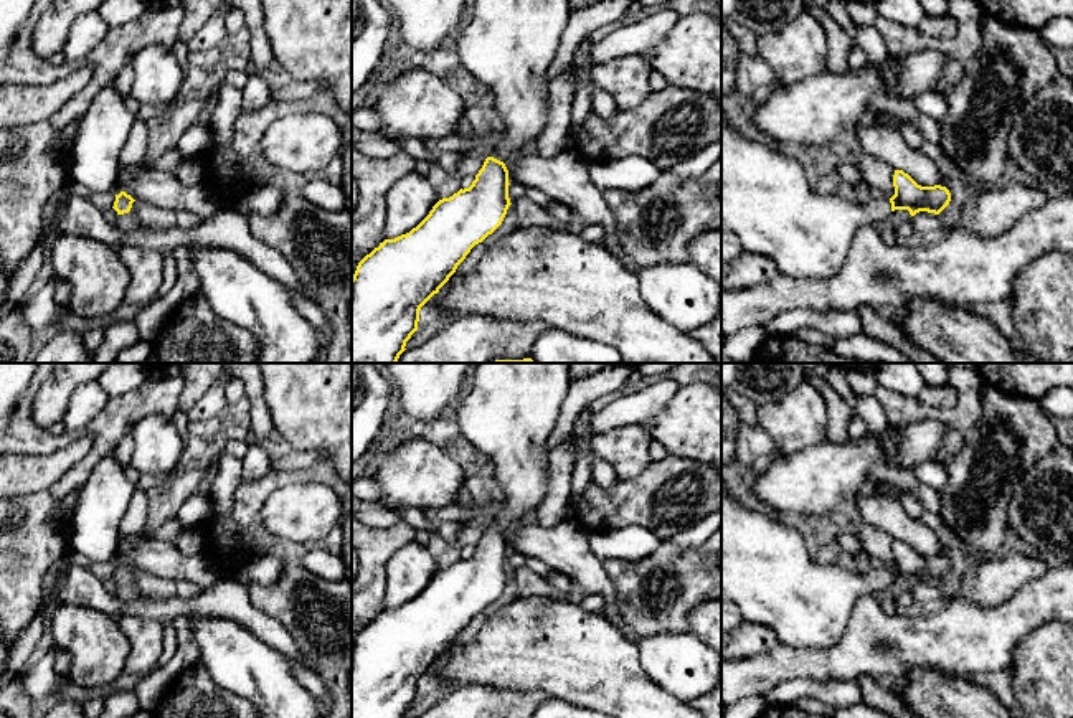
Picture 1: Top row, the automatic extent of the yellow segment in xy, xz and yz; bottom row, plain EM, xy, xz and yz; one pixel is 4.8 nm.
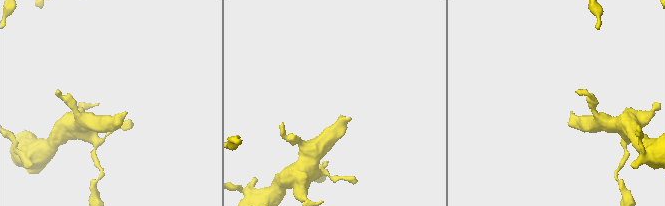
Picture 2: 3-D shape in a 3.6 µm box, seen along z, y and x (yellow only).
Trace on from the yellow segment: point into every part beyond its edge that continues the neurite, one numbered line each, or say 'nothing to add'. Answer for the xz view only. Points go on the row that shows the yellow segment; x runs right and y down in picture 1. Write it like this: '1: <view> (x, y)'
1: xz (507, 45)

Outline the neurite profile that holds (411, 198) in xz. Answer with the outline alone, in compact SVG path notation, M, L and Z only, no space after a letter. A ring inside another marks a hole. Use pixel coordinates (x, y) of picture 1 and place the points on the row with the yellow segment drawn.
M416 170L401 177L386 195L385 239L409 233L439 200L428 177Z

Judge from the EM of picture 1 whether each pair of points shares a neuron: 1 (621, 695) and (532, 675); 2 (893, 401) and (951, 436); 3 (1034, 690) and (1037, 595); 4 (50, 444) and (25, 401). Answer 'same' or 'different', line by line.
1: same
2: same
3: different
4: same

